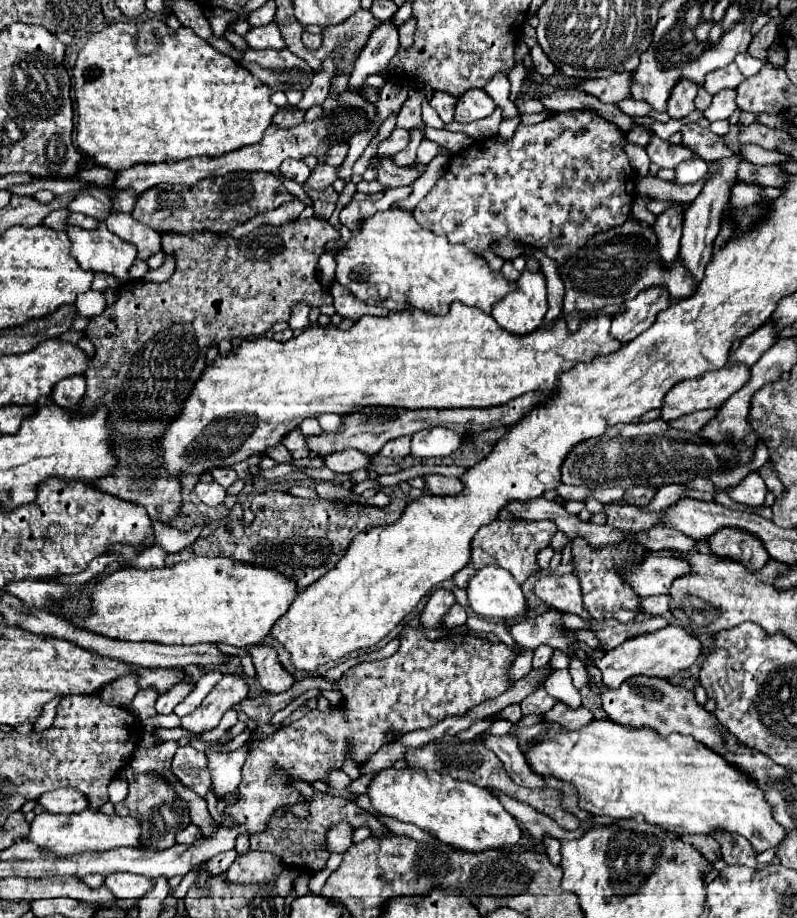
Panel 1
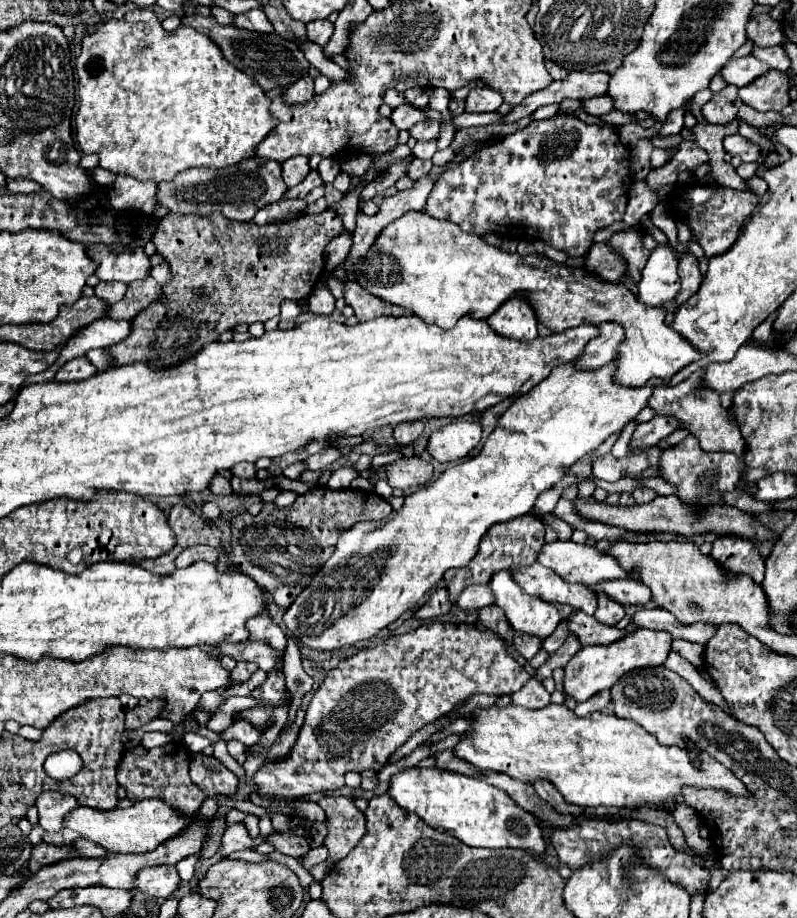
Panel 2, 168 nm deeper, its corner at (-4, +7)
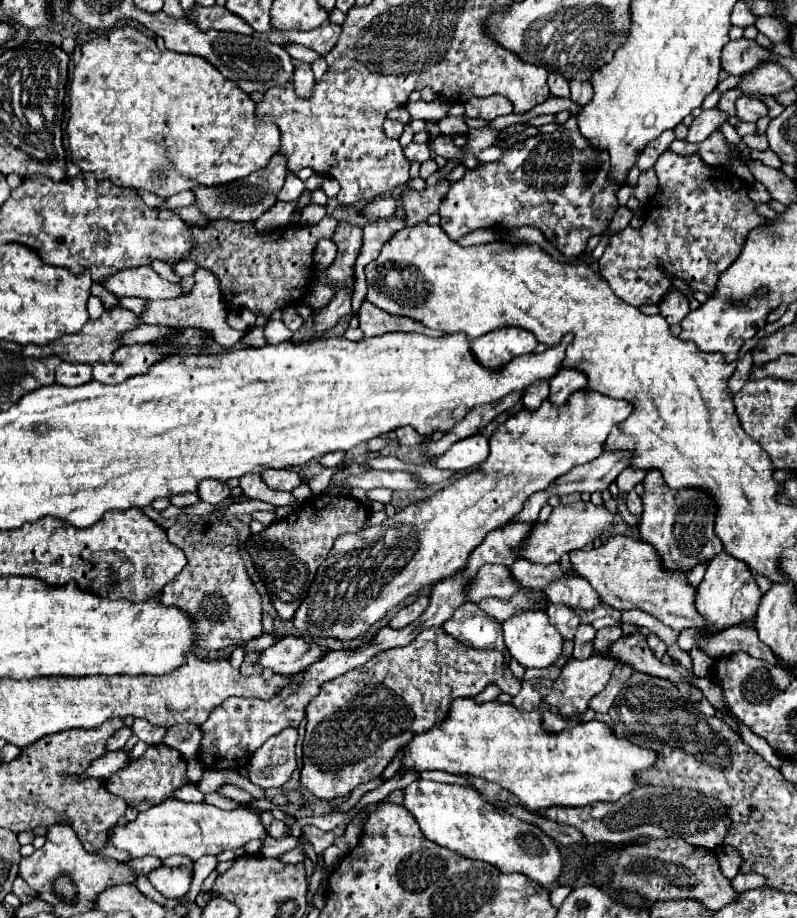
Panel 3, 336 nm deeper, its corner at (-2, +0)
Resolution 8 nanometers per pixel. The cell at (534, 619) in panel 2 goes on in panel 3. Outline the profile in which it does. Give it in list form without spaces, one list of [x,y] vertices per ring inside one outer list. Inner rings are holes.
[[[524,611],[516,617],[510,617],[502,623],[504,627],[504,641],[510,655],[524,667],[524,669],[546,669],[562,655],[562,635],[556,627],[550,625],[548,615],[544,611]]]

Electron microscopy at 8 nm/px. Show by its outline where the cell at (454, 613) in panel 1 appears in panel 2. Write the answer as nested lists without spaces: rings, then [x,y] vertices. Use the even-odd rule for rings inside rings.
[[[468,586],[456,600],[456,606],[464,610],[478,610],[488,604],[492,604],[488,586]]]

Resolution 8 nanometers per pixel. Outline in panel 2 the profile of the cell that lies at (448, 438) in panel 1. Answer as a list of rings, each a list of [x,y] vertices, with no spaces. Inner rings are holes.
[[[452,422],[438,430],[434,430],[428,438],[426,450],[438,462],[452,462],[456,458],[464,458],[480,444],[482,428],[478,422]]]

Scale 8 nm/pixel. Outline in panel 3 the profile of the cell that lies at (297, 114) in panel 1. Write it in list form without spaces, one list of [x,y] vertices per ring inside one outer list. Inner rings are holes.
[[[298,63],[294,69],[294,85],[296,85],[296,93],[300,93],[300,97],[308,97],[308,93],[312,91],[314,85],[314,75],[310,69],[310,63]]]

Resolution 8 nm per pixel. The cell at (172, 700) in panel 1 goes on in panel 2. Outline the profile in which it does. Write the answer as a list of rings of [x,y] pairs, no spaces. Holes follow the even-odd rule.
[[[154,698],[146,706],[136,706],[132,710],[126,710],[126,728],[134,730],[134,728],[146,726],[150,720],[158,718],[158,714],[164,708],[166,708],[166,702],[162,702],[160,698]]]

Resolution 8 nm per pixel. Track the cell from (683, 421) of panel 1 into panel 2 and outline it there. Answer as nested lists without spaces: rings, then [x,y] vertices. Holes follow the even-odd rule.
[[[654,416],[652,420],[638,424],[636,432],[632,434],[632,446],[640,446],[640,448],[656,446],[676,428],[678,428],[678,420],[674,416]]]

